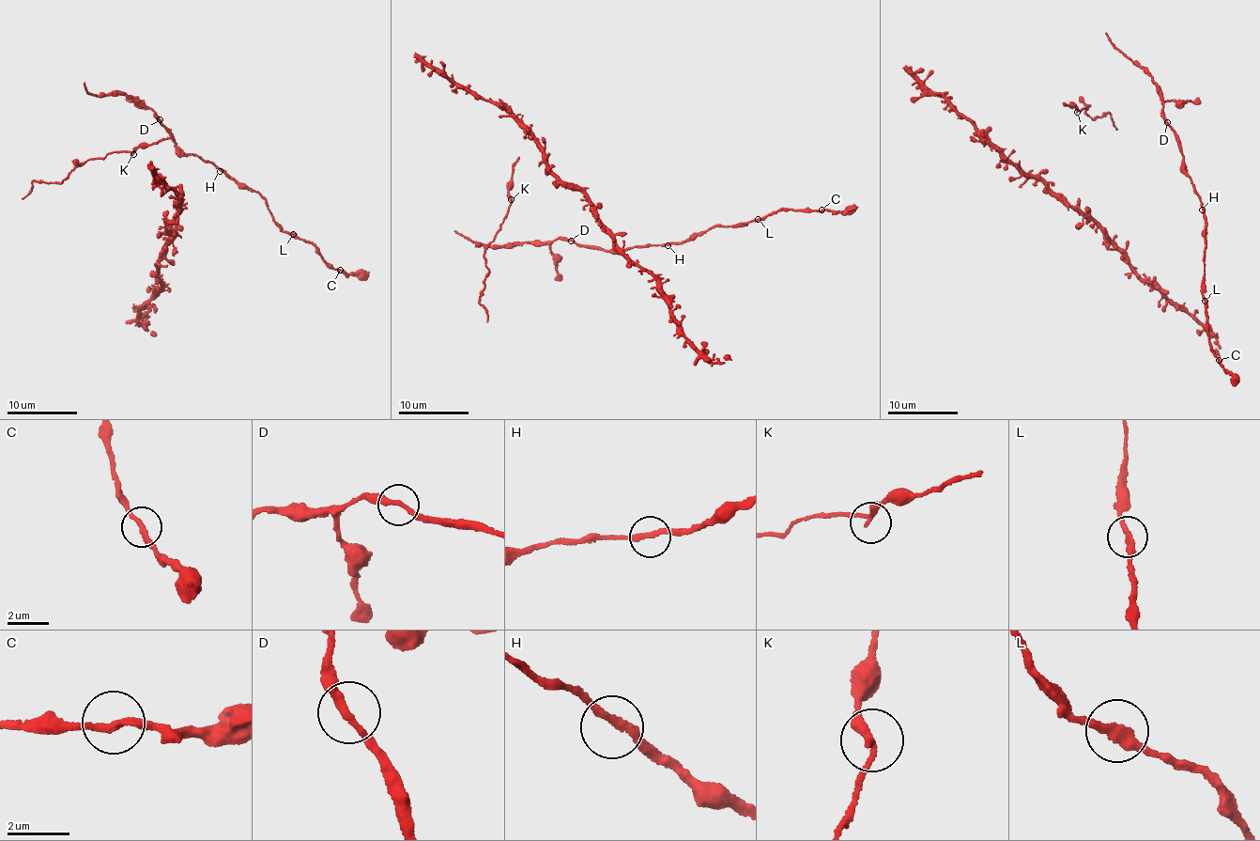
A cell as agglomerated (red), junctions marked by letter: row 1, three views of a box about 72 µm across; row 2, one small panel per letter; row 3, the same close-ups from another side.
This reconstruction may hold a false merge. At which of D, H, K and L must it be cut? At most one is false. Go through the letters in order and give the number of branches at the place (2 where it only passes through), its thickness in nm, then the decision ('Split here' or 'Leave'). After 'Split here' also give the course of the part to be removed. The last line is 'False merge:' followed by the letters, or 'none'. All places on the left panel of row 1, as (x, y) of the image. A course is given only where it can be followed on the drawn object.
D: Branches: 2. Thickness 280 nm. Leave
H: Branches: 2. Thickness 240 nm. Leave
K: Branches: 2. Thickness 240 nm. Leave
L: Branches: 2. Thickness 280 nm. Leave
False merge: none

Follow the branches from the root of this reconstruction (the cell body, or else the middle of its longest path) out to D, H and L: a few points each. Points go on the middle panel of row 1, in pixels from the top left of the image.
D: (480, 243), (489, 247), (514, 241), (571, 241)
H: (480, 243), (489, 247), (514, 241), (552, 242), (560, 239), (614, 252), (633, 246), (668, 245)
L: (480, 243), (489, 247), (560, 239), (614, 252), (680, 243), (711, 226), (737, 227), (759, 218)

